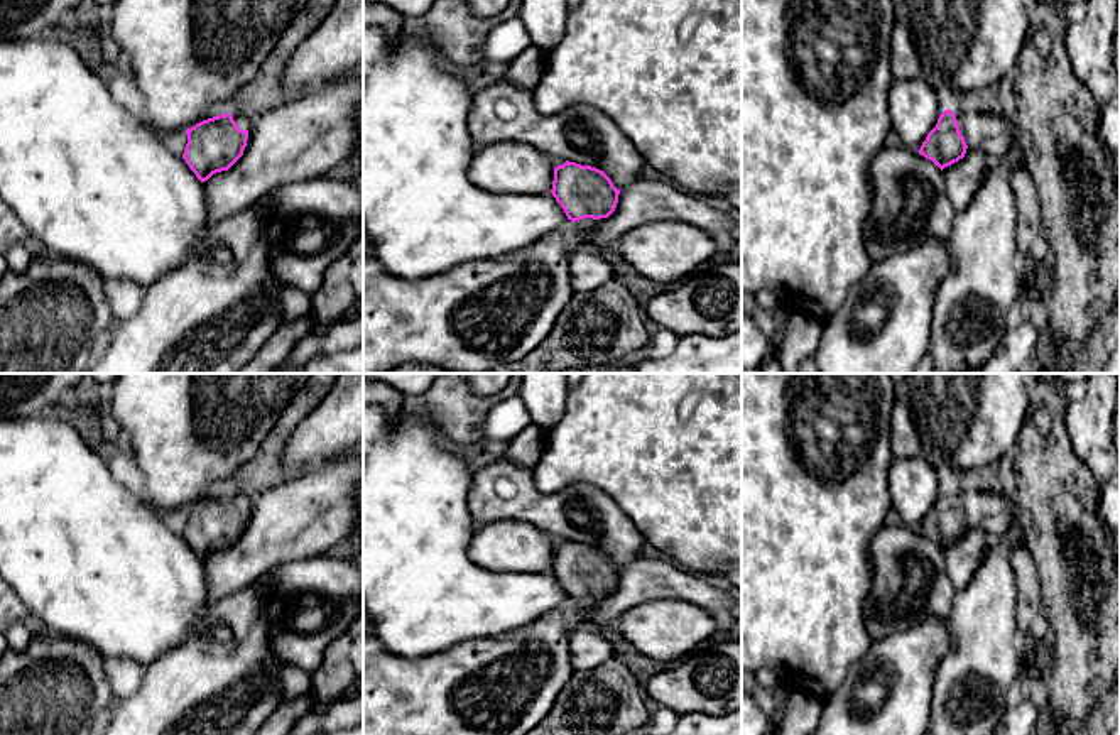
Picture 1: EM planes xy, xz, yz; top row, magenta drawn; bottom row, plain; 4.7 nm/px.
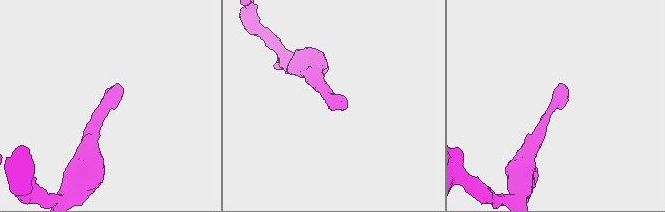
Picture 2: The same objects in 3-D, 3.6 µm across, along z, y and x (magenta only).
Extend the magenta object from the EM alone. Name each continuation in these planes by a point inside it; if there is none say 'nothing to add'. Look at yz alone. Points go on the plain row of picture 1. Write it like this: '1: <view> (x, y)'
1: yz (985, 509)

